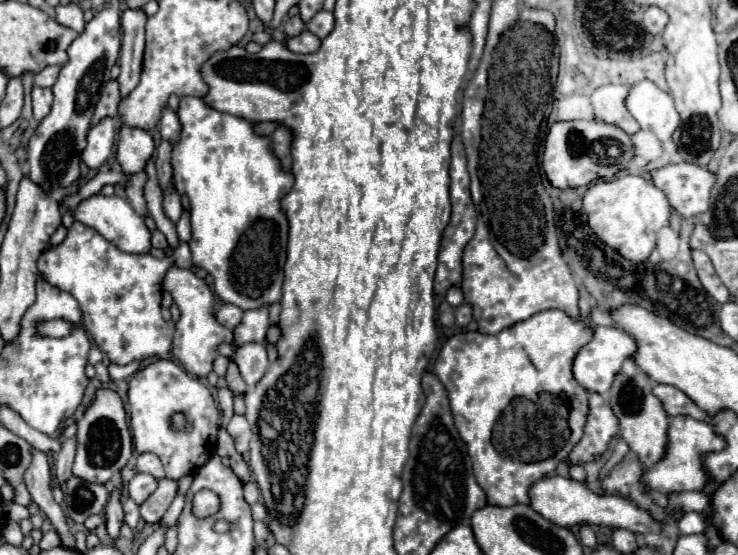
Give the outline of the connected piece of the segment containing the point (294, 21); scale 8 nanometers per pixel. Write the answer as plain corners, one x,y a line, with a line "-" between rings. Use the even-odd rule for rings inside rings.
292,16
284,24
284,32
286,32
286,36
298,36
304,30
304,26
306,24
304,24
304,20
300,16

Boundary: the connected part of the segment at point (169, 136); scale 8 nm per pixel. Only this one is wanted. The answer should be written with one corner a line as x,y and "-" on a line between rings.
166,106
164,112
162,112
162,118
160,118
160,134
162,134
164,140
168,140
172,144
180,136
180,122
178,122
176,112
170,106

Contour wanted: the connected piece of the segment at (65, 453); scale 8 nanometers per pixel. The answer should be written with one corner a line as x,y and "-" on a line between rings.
76,438
64,440
62,450
56,458
56,478
60,484
64,484
70,476
72,476
72,460
74,460
74,452
76,452

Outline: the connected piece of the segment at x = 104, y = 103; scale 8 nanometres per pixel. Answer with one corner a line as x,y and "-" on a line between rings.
108,80
108,84
104,84
104,92
100,96
100,102
96,104
96,112
94,112
92,124
98,124
106,116
116,116
118,102
120,102
118,82
116,80

